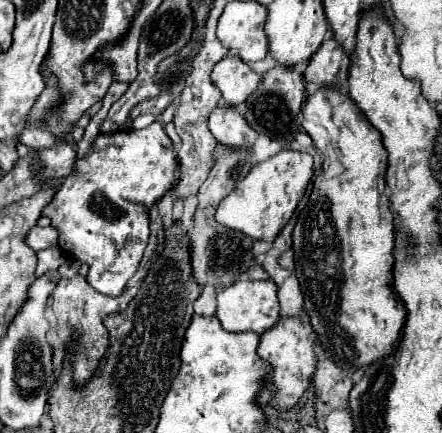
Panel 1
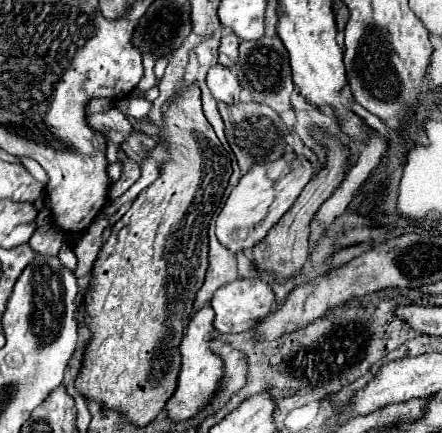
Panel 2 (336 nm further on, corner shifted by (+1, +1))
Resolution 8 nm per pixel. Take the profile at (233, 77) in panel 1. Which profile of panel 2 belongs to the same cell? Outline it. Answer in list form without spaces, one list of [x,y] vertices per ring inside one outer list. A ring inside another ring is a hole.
[[[228,33],[222,37],[222,43],[220,43],[220,65],[222,67],[232,67],[236,61],[238,61],[238,37],[234,33]]]

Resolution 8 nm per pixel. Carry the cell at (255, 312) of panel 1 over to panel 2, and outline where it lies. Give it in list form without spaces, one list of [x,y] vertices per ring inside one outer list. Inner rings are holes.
[[[238,279],[222,285],[210,305],[218,333],[240,333],[244,323],[258,323],[274,309],[274,293],[260,279]]]

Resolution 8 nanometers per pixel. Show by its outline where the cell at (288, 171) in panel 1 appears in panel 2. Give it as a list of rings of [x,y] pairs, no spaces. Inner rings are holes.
[[[284,153],[278,161],[254,165],[232,189],[224,209],[216,217],[218,241],[234,253],[250,249],[256,243],[260,243],[266,237],[266,233],[274,227],[274,223],[278,223],[278,219],[298,199],[300,191],[312,177],[314,177],[312,163],[296,153]]]

